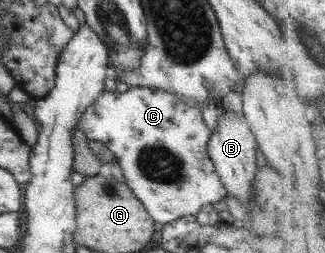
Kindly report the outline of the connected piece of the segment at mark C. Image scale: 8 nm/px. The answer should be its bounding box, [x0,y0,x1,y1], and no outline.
[76,87,227,224]

